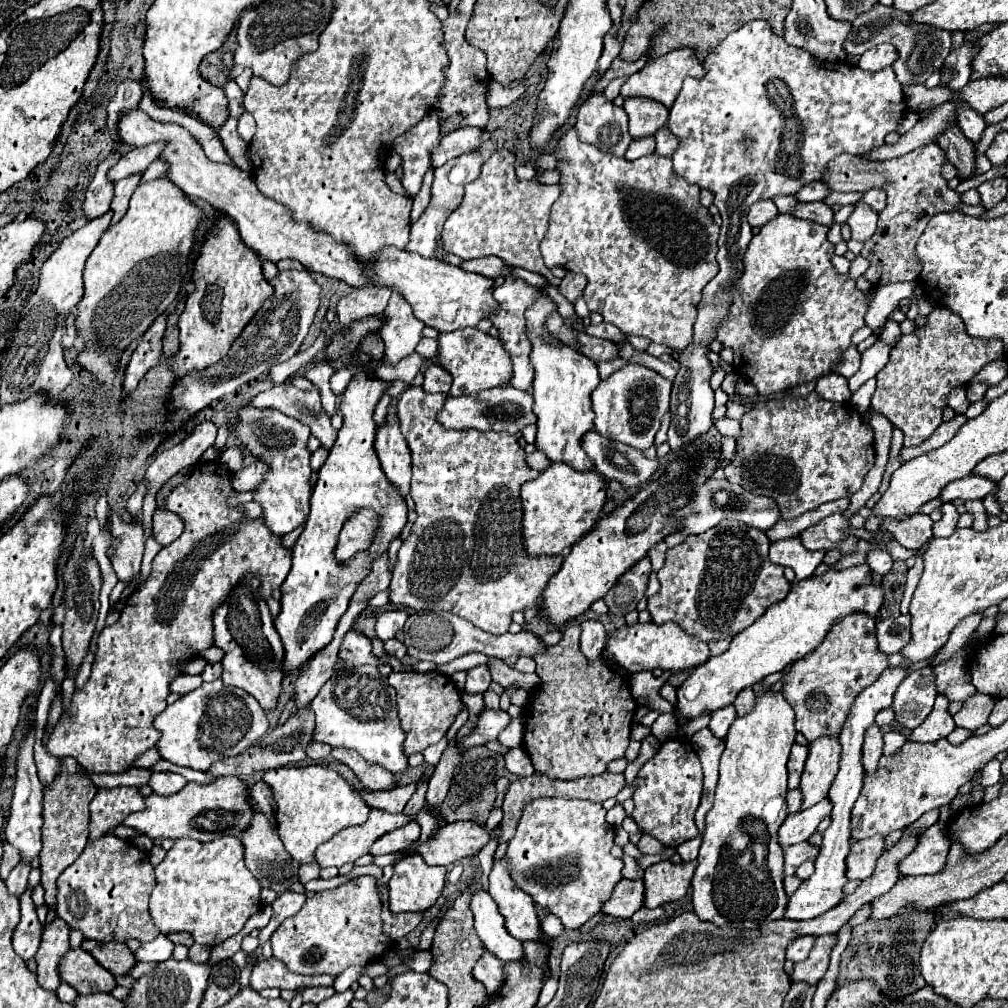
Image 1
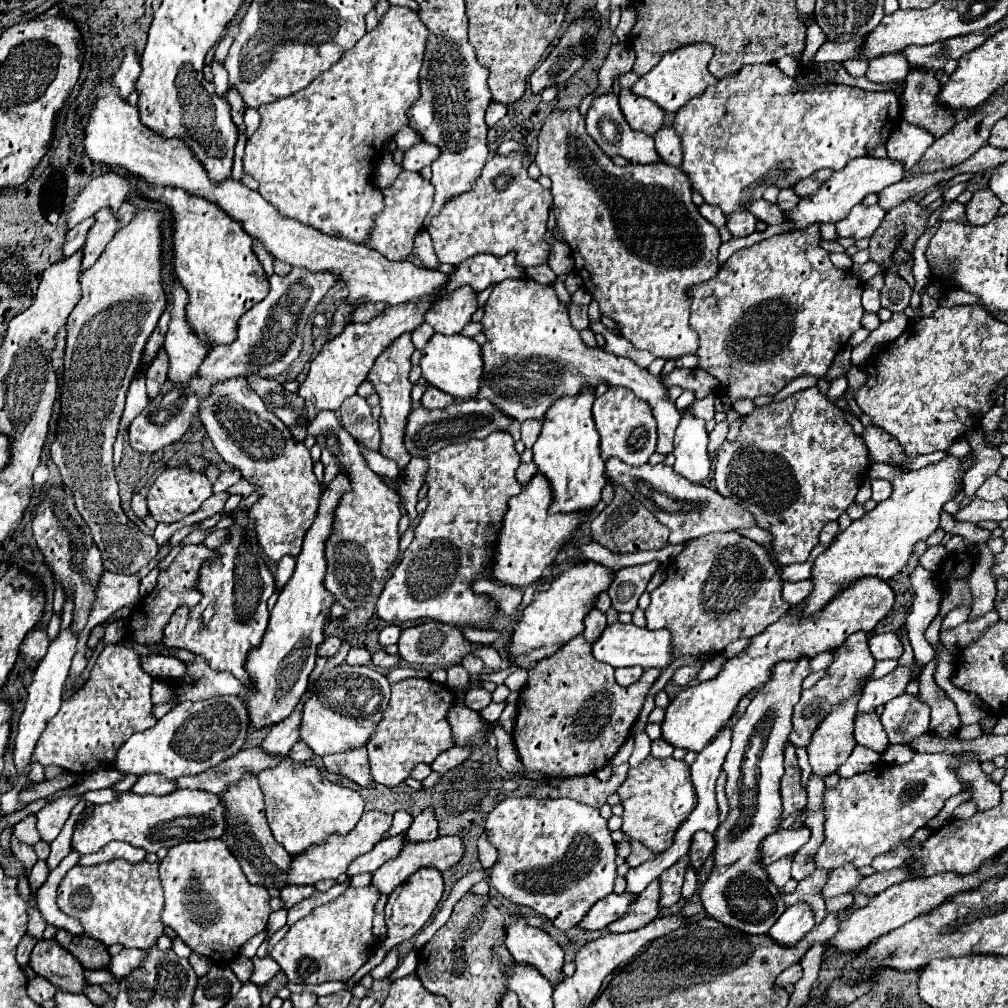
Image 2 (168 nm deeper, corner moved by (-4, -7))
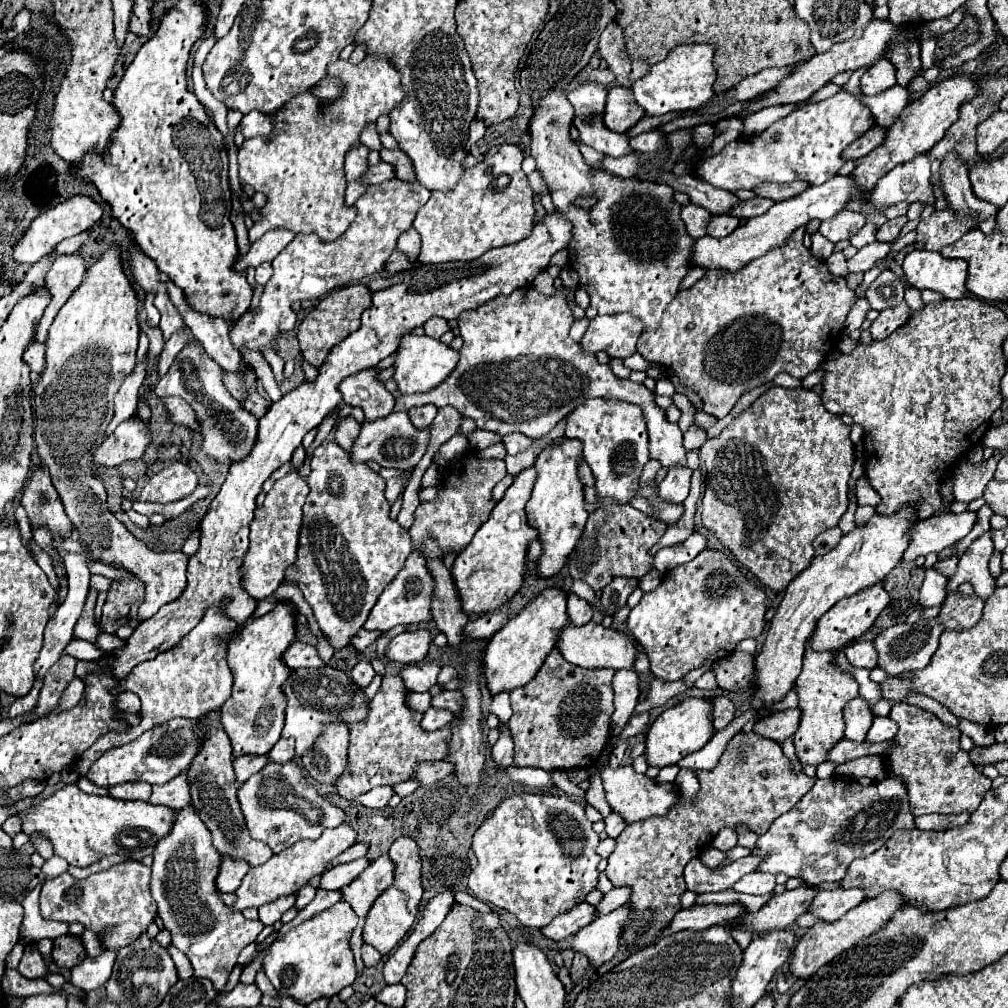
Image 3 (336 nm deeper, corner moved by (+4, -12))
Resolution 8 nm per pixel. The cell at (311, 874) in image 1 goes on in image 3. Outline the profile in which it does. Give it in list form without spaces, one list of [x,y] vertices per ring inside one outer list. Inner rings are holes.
[[[283,895],[271,903],[265,903],[259,907],[259,919],[263,925],[273,925],[281,919],[281,915],[295,905],[295,895]]]

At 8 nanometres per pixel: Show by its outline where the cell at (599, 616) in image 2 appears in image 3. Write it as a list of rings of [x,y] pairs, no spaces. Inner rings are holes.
[[[569,593],[569,601],[567,601],[567,613],[573,625],[585,625],[585,621],[593,619],[593,607],[579,599],[575,593]]]

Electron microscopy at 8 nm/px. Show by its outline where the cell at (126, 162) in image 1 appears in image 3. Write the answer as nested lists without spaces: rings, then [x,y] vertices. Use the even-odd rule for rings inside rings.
[[[75,195],[51,209],[47,209],[45,213],[41,213],[31,227],[27,229],[27,233],[21,237],[21,241],[15,245],[15,261],[17,263],[37,263],[43,255],[47,255],[59,241],[73,237],[85,229],[91,229],[103,215],[103,209],[97,201],[93,201],[87,195]]]

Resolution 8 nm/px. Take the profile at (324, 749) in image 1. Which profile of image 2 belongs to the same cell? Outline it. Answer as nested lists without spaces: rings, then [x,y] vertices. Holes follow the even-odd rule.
[[[297,740],[295,746],[289,750],[289,758],[293,762],[307,762],[313,756],[313,752],[307,748],[307,744],[303,740]]]

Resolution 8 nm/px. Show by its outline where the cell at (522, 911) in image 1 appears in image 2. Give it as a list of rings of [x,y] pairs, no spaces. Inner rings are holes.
[[[519,916],[515,924],[507,928],[505,944],[519,964],[537,968],[553,984],[563,980],[563,950],[545,930],[527,926]]]

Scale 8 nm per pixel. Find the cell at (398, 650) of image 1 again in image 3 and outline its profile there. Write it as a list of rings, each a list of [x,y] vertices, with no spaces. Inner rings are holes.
[[[363,659],[363,661],[359,661],[359,663],[353,667],[351,677],[353,677],[353,681],[355,681],[359,687],[367,687],[367,685],[371,683],[371,679],[375,677],[375,671],[373,671],[371,663],[369,663],[367,659]]]

